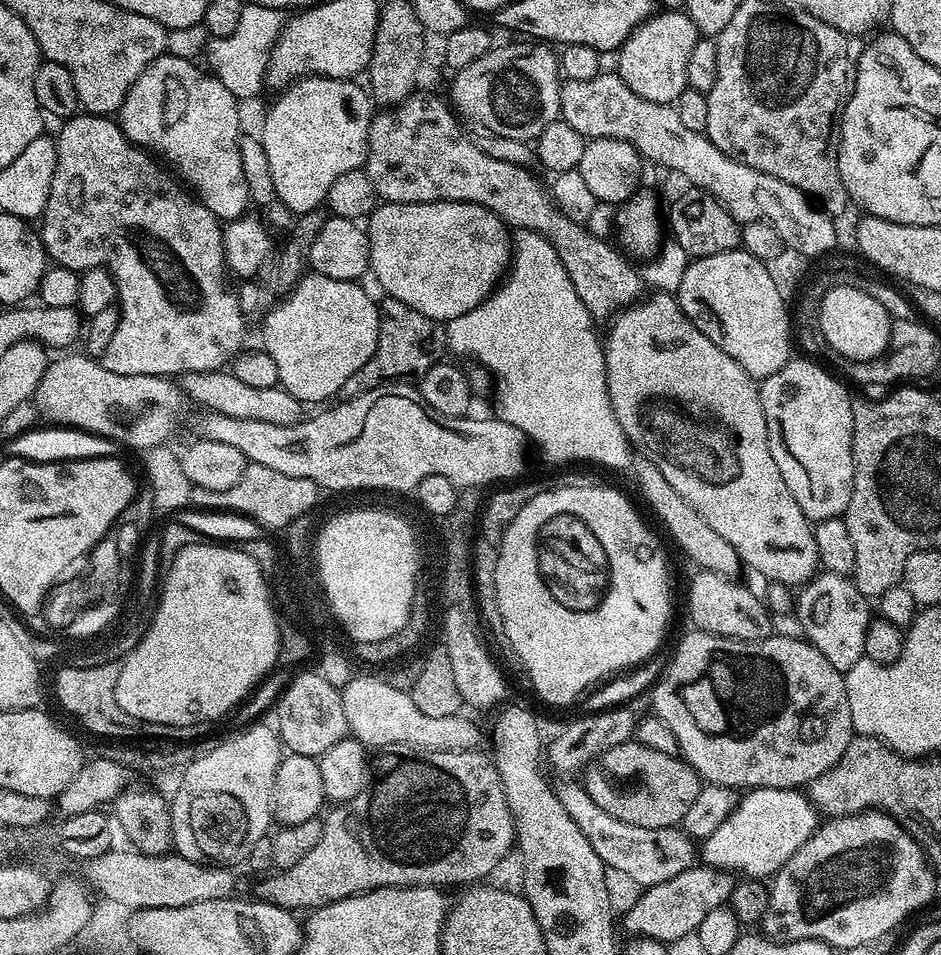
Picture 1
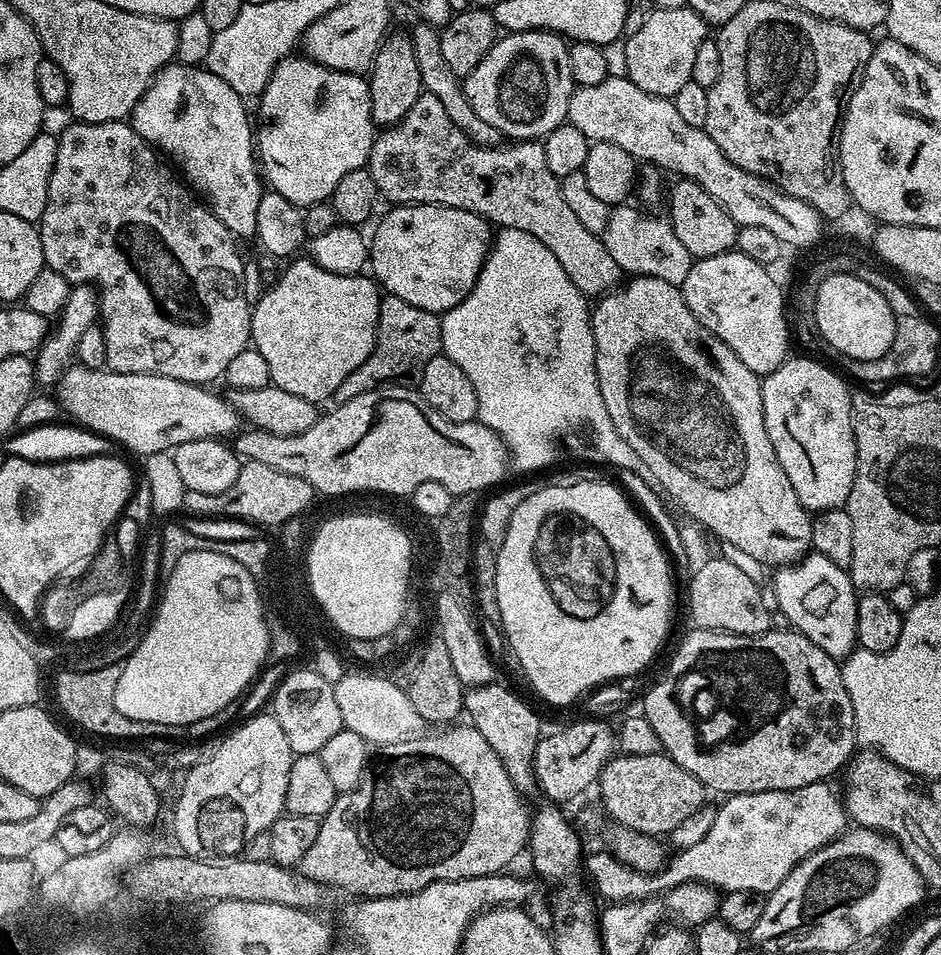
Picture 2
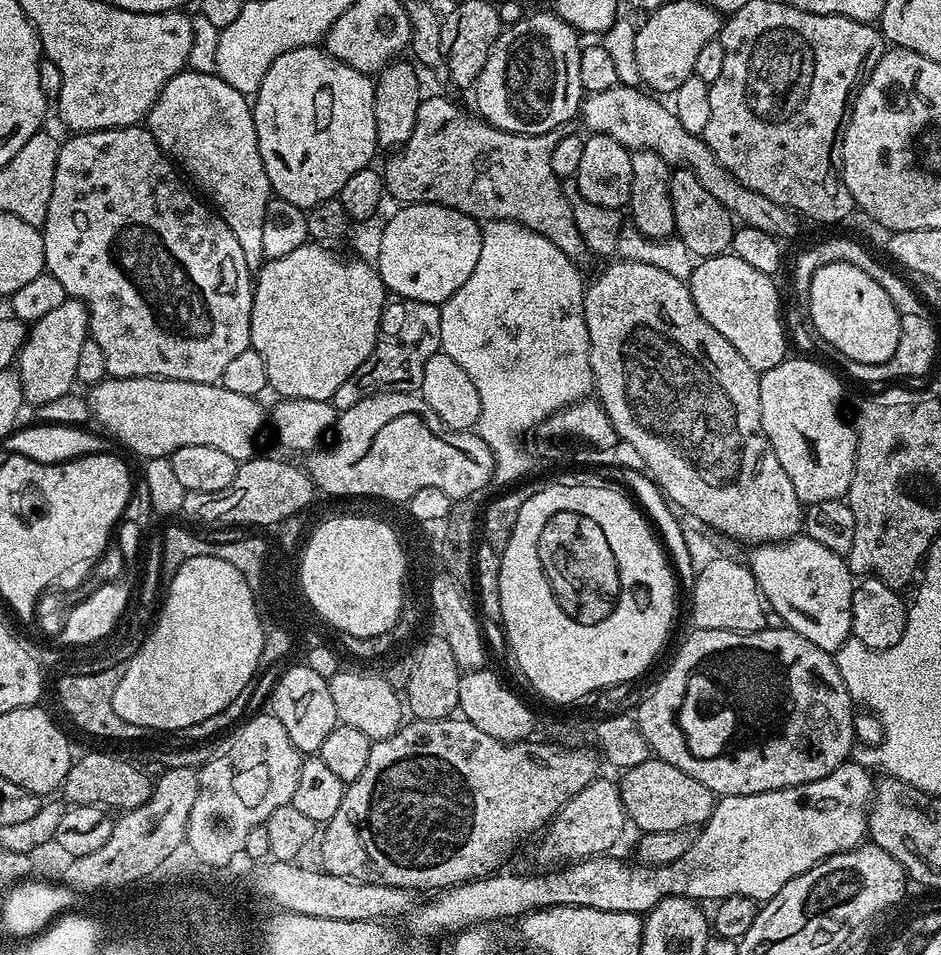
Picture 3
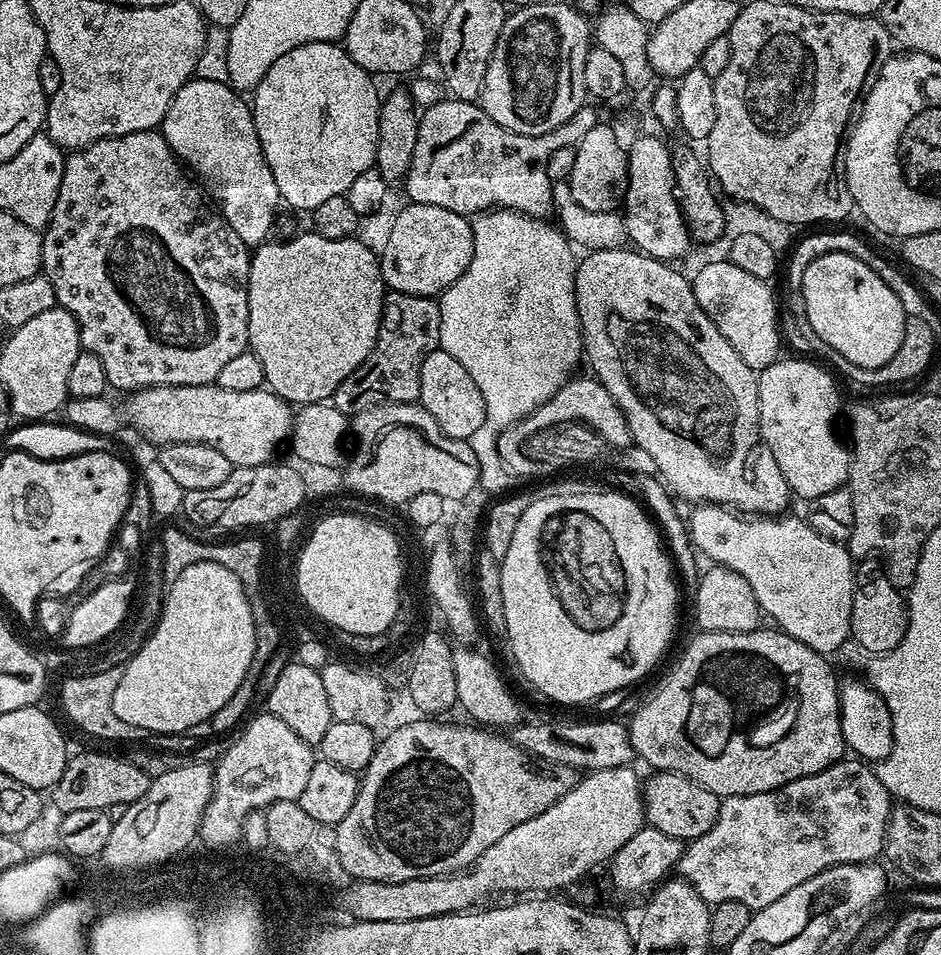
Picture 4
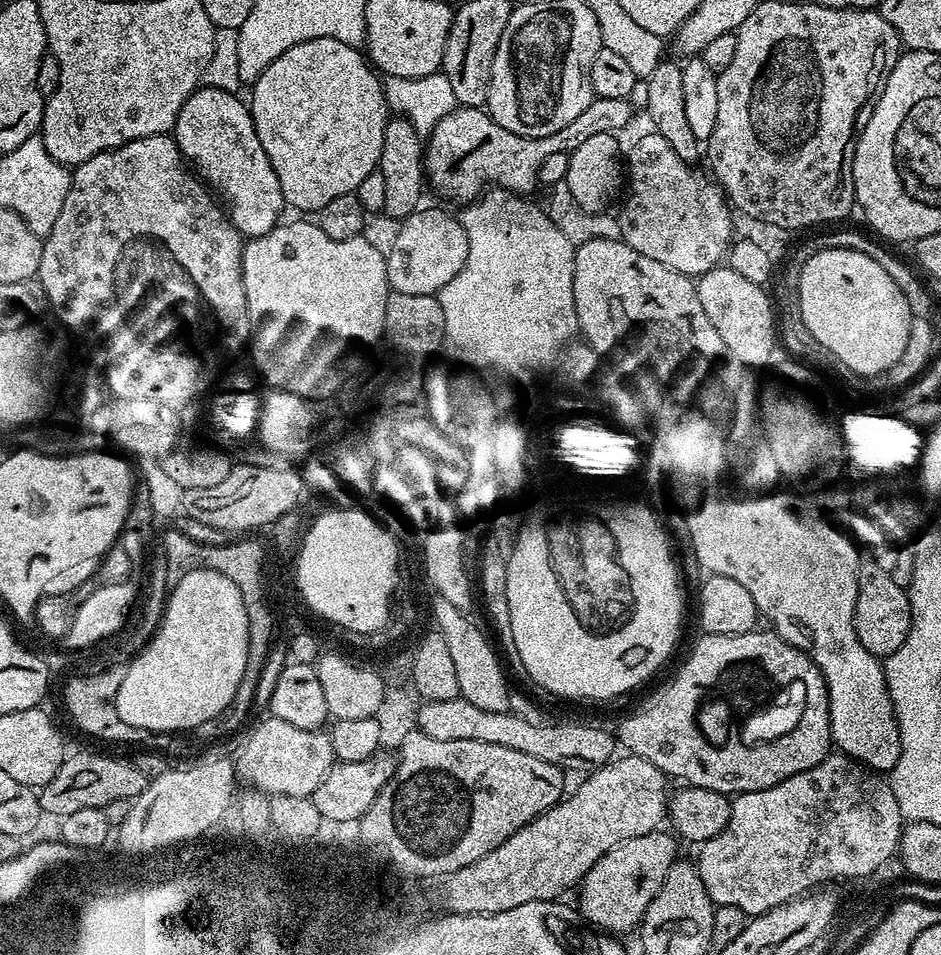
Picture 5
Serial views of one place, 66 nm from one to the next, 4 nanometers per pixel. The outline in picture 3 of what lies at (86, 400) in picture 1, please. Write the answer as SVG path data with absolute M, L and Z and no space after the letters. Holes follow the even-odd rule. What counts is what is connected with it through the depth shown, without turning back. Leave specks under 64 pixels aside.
M114 376L99 380L96 384L91 385L91 387L87 389L86 399L94 420L97 420L97 422L105 428L103 431L107 433L117 445L125 444L134 455L144 456L143 459L145 461L171 457L173 450L181 448L182 446L214 446L214 450L222 450L226 454L230 454L230 458L234 458L237 462L243 462L257 455L258 448L256 448L256 439L259 438L260 431L263 430L264 424L266 428L266 408L264 412L263 406L260 405L261 401L257 399L257 397L247 396L246 394L233 394L231 390L226 390L218 382L207 384L206 382L163 380L162 378L118 378Z

